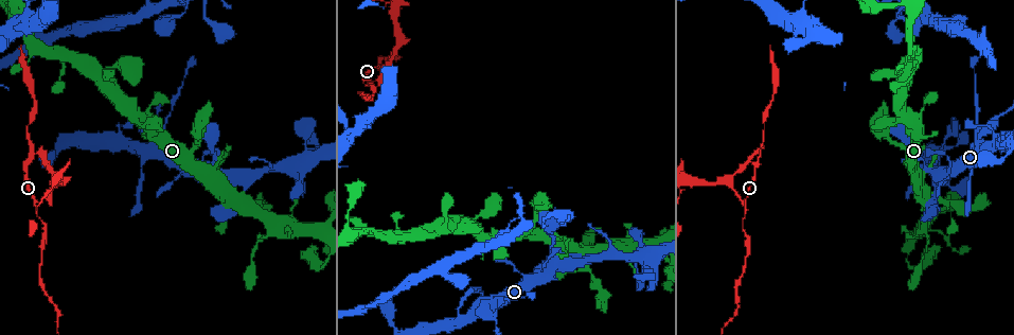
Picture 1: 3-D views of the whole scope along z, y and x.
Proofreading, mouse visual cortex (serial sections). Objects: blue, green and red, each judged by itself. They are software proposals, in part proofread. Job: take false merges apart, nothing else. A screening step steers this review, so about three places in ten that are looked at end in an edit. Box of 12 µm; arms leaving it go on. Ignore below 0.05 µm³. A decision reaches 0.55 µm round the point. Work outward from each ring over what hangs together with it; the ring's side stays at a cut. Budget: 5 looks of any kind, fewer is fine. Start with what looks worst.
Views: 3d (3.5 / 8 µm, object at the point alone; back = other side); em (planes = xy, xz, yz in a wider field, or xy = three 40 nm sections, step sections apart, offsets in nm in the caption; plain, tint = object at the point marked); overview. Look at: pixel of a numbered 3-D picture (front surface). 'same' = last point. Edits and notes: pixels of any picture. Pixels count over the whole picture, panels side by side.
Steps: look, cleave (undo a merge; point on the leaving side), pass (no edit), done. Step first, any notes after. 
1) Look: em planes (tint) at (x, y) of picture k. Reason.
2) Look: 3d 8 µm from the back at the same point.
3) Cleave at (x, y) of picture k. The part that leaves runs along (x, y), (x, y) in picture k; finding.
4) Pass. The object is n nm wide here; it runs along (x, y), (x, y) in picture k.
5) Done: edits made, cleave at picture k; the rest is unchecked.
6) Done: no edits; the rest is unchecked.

Look: 3d 3.5 µm at (32, 154) of picture 1. Thin neck.

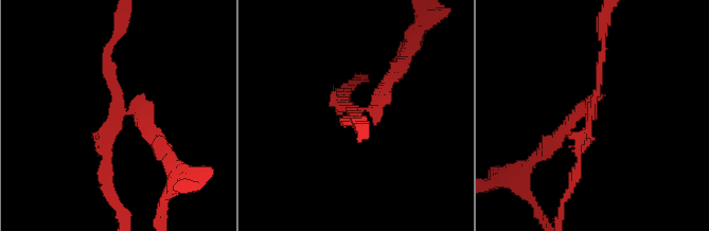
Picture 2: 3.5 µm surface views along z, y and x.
Look: em planes (tint) at (357, 113) of picture 2. 3 arms meet here; the arms are 150, 150, 200 nm wide; shape alone is not enough.

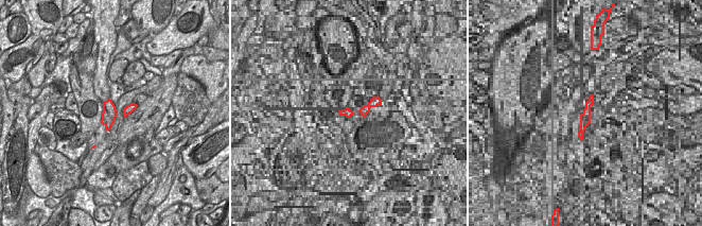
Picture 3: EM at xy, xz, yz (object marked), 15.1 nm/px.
Cleave at (149, 123) of picture 2. The part that leaves runs along (128, 110), (147, 113), (177, 170) in picture 2; two cells meet here.

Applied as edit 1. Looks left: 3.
Look: overview.

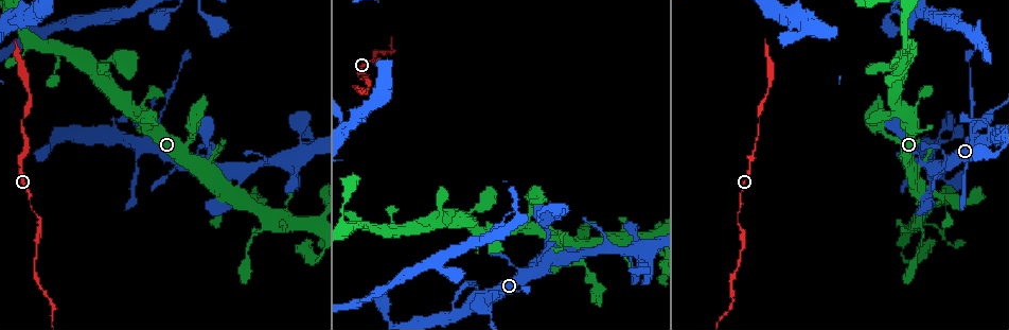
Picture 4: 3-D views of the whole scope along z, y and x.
Look: 3d 3.5 µm at (975, 130) of picture 4. Four arms meet.

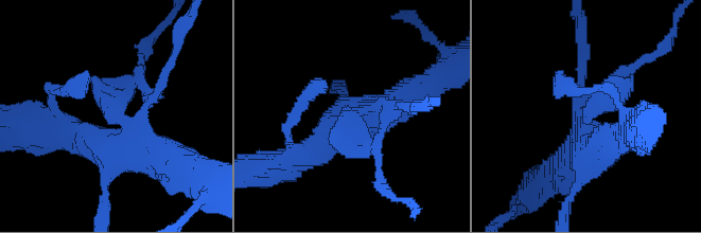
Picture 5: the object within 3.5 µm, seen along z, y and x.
Look: em xy step 1 (tint) at (118, 117) of picture 5. 4 arms meet here; the arms are 200, 200, 500, 500 nm wide.

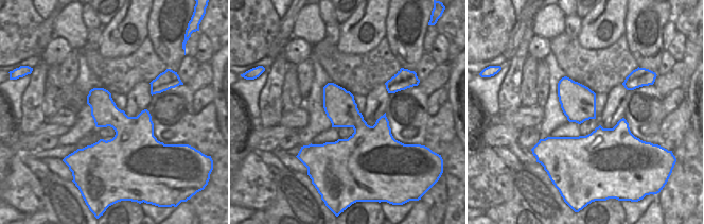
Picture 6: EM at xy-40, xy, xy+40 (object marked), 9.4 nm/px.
Cleave at (165, 71) of picture 5. Two cells meet here.

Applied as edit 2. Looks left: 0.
Done: edits made, cleave at picture 2, cleave at picture 5; the rest is unchecked.

